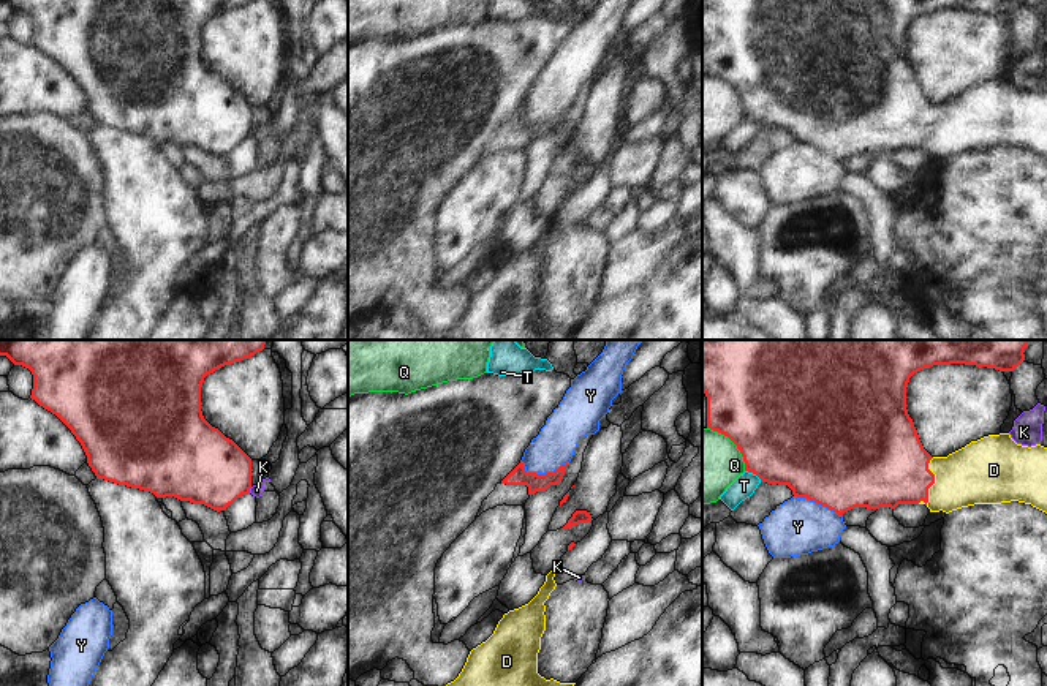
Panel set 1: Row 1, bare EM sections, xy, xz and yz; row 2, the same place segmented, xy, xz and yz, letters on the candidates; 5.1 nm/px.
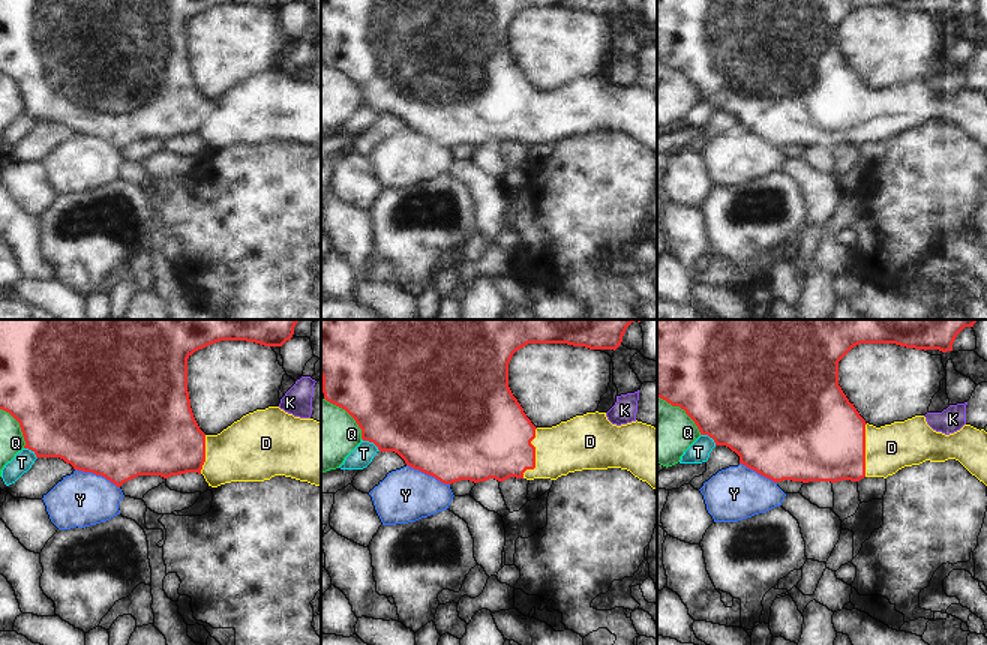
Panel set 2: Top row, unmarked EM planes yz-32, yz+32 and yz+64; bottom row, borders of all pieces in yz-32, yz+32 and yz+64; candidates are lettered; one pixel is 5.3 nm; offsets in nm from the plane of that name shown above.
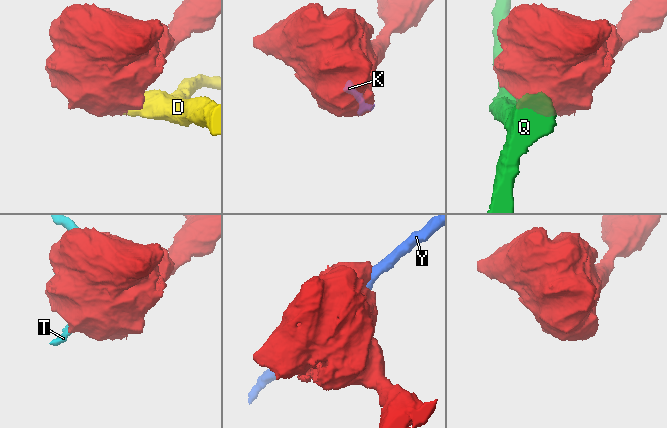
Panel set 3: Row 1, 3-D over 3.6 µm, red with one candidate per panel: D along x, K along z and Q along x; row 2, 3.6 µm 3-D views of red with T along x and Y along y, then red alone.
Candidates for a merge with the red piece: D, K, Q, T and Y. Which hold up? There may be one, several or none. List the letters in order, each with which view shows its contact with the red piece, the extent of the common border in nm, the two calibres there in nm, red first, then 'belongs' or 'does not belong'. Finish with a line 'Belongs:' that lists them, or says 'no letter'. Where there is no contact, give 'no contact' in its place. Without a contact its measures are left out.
D: yz | 260 nm | 400/320 nm | belongs
K: xy | 40 nm | 380/70 nm | does not belong
Q: yz | 300 nm | 500/360 nm | does not belong
T: yz | 110 nm | 480/110 nm | does not belong
Y: xz | 240 nm | 100/200 nm | does not belong
Belongs: D

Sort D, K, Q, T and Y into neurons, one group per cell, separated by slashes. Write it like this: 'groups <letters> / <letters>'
groups D / K / Q / T / Y

